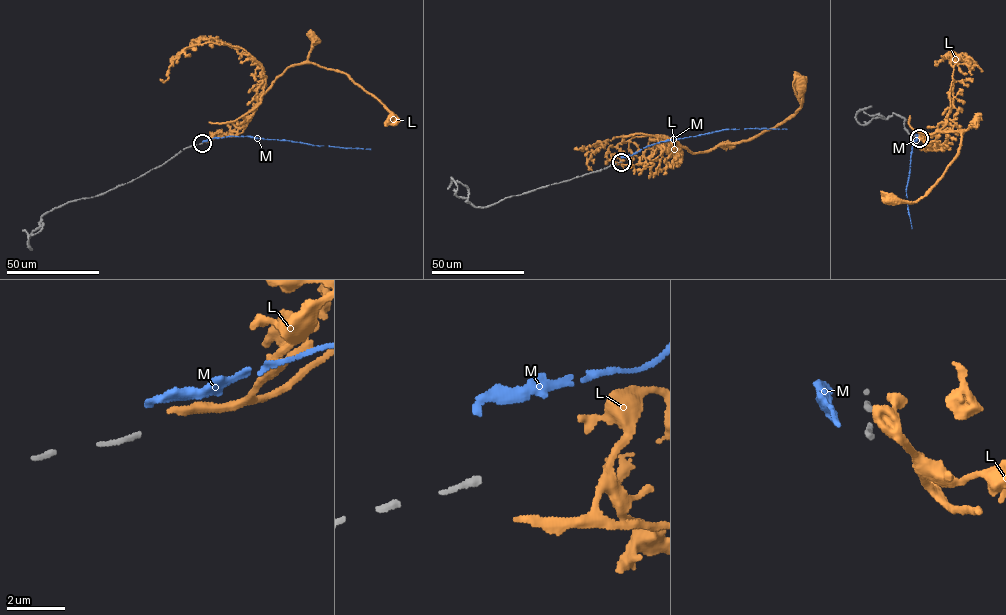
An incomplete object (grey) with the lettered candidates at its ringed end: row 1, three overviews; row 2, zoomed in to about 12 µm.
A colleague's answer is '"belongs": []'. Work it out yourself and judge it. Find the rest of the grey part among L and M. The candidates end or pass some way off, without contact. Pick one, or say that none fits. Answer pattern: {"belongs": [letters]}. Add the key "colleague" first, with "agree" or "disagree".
{"colleague": "agree", "belongs": []}

